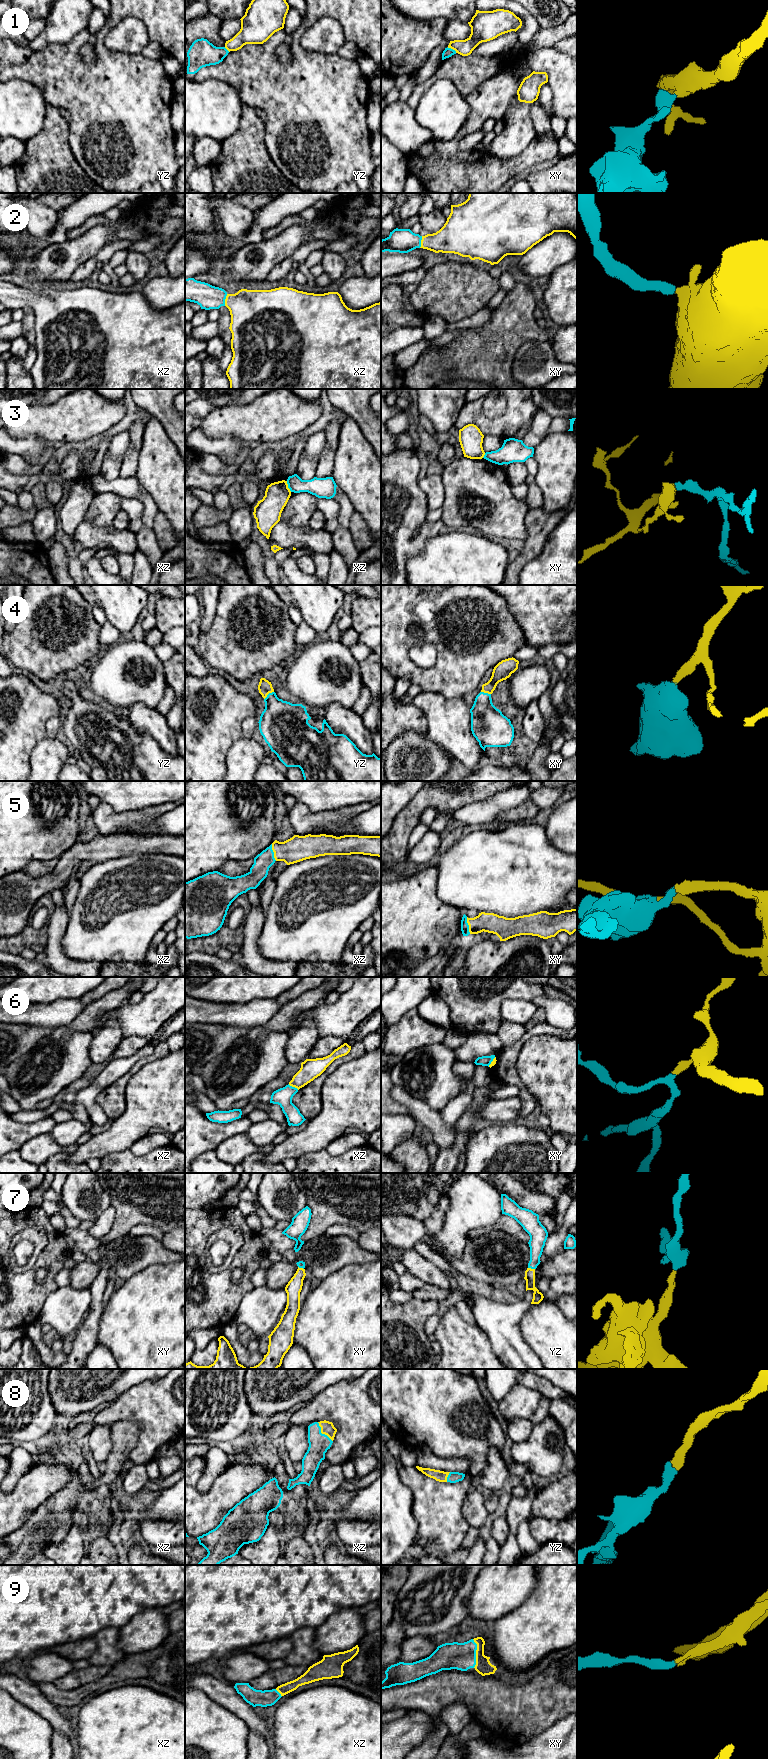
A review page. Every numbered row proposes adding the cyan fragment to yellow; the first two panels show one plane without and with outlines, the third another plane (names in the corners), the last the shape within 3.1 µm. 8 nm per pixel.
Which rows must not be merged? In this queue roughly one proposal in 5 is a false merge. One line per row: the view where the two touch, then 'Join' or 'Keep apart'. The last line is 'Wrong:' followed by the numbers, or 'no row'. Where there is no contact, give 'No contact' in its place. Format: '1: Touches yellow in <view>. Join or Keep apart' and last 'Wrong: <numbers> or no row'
1: Touches yellow in xy. Keep apart
2: Touches yellow in xz. Join
3: Touches yellow in xz. Keep apart
4: Touches yellow in yz. Join
5: Touches yellow in xz. Join
6: Touches yellow in xz. Join
7: Touches yellow in yz. Join
8: Touches yellow in xz. Join
9: Touches yellow in xy. Join
Wrong: 1, 3

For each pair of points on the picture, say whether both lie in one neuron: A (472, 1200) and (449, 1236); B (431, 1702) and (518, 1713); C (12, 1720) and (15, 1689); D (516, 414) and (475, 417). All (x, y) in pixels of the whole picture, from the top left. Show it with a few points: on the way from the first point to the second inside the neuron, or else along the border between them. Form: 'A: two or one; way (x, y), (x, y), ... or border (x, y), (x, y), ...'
A: one; way (469, 1209), (459, 1220), (456, 1227)
B: one; way (453, 1694), (481, 1694), (496, 1706)
C: two; border (10, 1694), (34, 1711)
D: one; way (506, 423), (485, 423)

